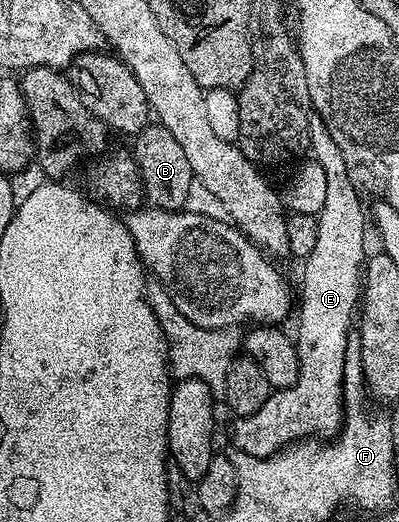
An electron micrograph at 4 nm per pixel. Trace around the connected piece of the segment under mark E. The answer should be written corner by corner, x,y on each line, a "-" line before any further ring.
310,116
307,131
309,132
308,152
312,160
322,165
324,174
327,175
327,196
324,198
320,213
316,215
315,247
311,247
311,255
304,258
305,270
301,273
299,308
296,310
296,313
298,312
297,333
295,332
301,370
299,379
294,385
286,389
273,389
269,398
263,403
263,407
259,407
259,411
234,420
232,448
247,457
271,457
302,439
332,438
342,428
345,352
351,344
349,332
352,329
354,332
355,329
355,318
358,316
359,302
363,297
363,270
367,264
367,252
365,253
367,209
366,206
365,209
361,206
362,194
359,192
359,186
351,179
347,171
347,163
343,159
343,151
339,151
339,143
331,139
331,131
327,131
327,123
323,123
321,117

